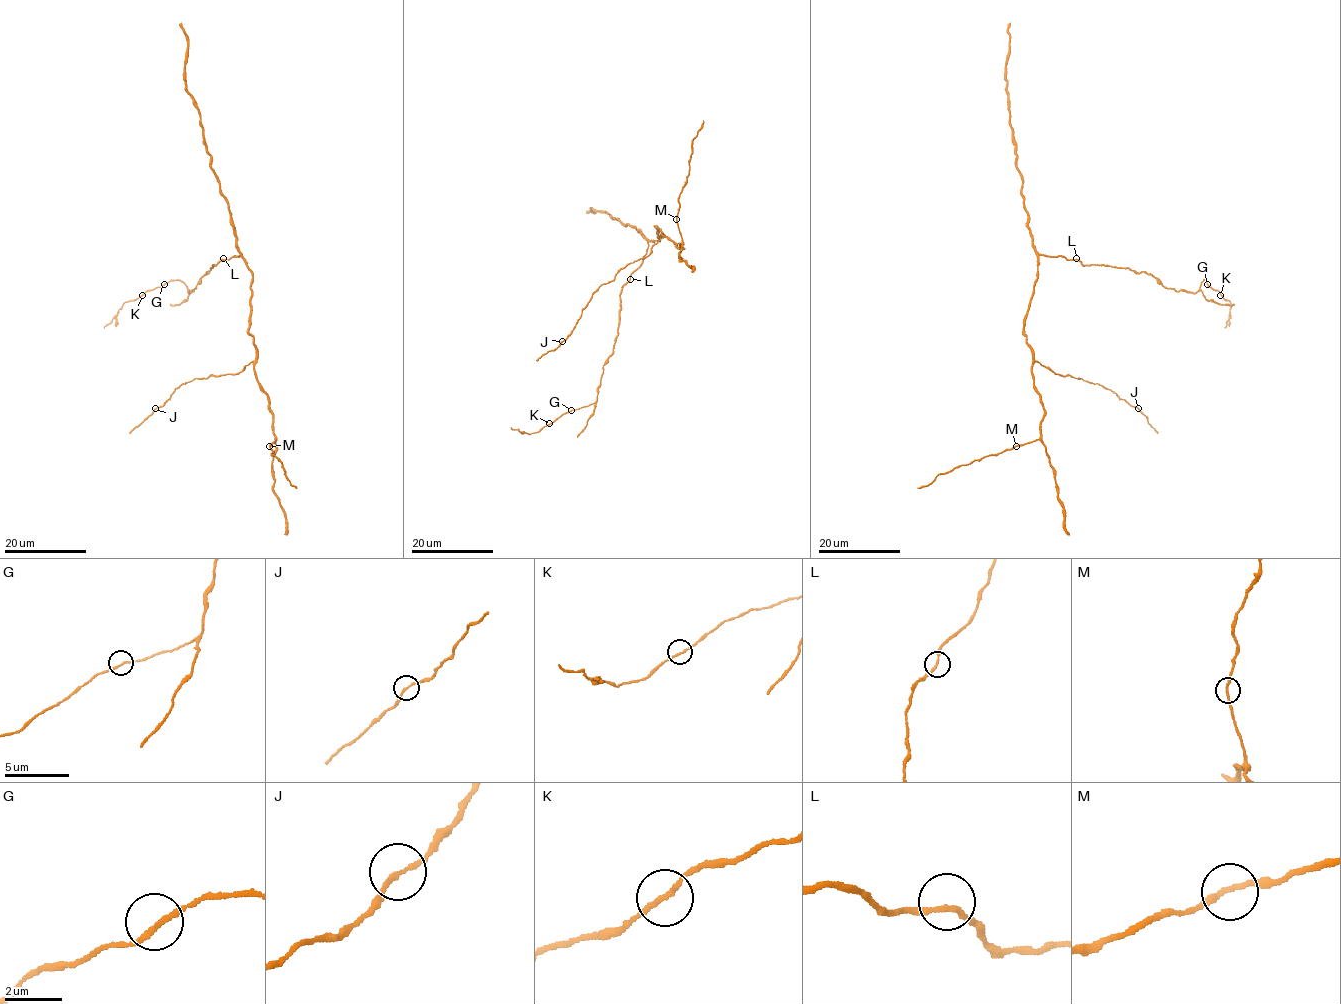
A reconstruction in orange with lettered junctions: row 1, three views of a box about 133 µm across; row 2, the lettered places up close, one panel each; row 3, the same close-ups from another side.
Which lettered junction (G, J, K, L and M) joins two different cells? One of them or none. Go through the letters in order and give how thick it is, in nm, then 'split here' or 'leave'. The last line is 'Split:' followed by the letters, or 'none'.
G: calibre 170 nm; leave
J: calibre 170 nm; leave
K: calibre 160 nm; leave
L: calibre 180 nm; leave
M: calibre 180 nm; leave
Split: none

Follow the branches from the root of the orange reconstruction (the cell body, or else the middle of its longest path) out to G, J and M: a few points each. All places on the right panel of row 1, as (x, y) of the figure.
G: (1037, 272), (1037, 257), (1048, 255), (1146, 271), (1176, 291), (1195, 293), (1204, 280), (1207, 284)
J: (1037, 272), (1024, 326), (1032, 358), (1055, 373), (1102, 385), (1138, 408)
M: (1037, 272), (1024, 335), (1032, 354), (1033, 388), (1040, 394), (1044, 415), (1041, 436), (1016, 446)

